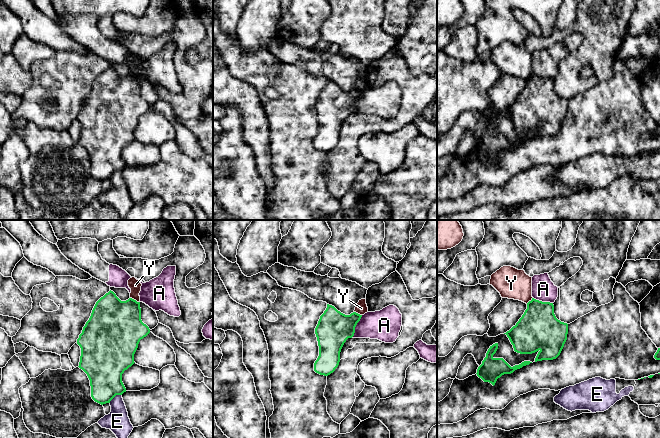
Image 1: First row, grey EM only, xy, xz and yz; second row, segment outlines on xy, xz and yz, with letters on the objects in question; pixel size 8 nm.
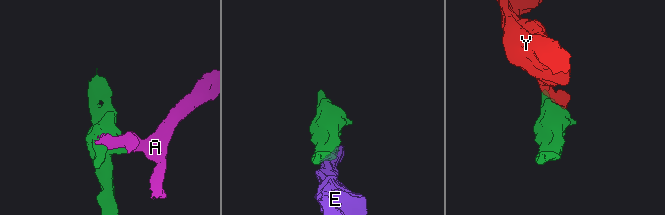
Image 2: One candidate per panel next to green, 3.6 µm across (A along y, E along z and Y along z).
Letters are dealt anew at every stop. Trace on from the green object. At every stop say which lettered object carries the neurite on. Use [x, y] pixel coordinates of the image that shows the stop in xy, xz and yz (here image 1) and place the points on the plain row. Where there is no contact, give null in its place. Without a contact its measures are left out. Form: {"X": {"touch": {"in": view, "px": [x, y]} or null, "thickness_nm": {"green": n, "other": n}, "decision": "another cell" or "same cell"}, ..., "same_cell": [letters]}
{"A": {"touch": {"in": "xz", "px": [355, 102]}, "thickness_nm": {"green": 280, "other": 260}, "decision": "another cell"}, "E": {"touch": {"in": "xy", "px": [115, 171]}, "thickness_nm": {"green": 320, "other": 180}, "decision": "another cell"}, "Y": {"touch": {"in": "xy", "px": [135, 76]}, "thickness_nm": {"green": 400, "other": 100}, "decision": "another cell"}, "same_cell": []}

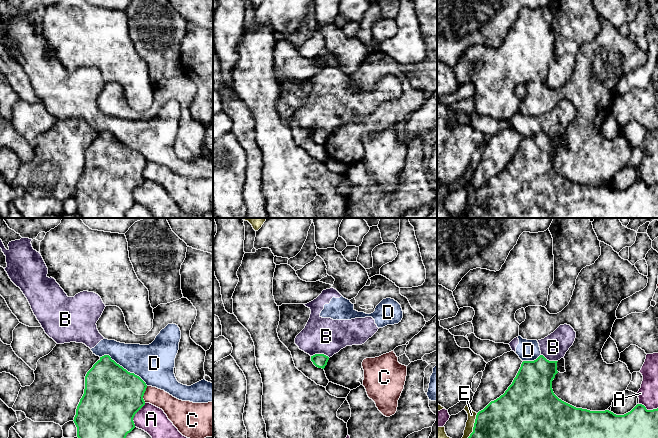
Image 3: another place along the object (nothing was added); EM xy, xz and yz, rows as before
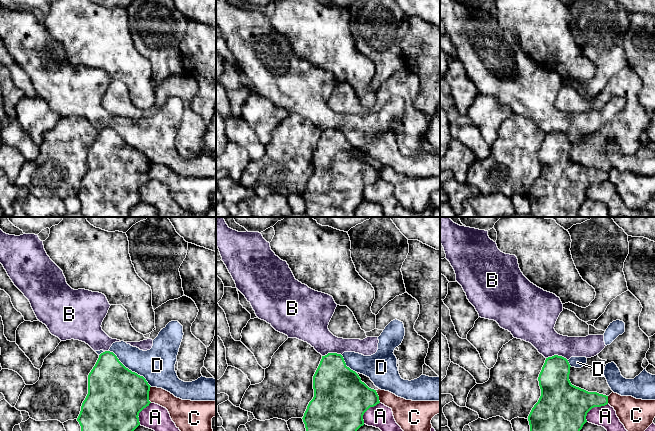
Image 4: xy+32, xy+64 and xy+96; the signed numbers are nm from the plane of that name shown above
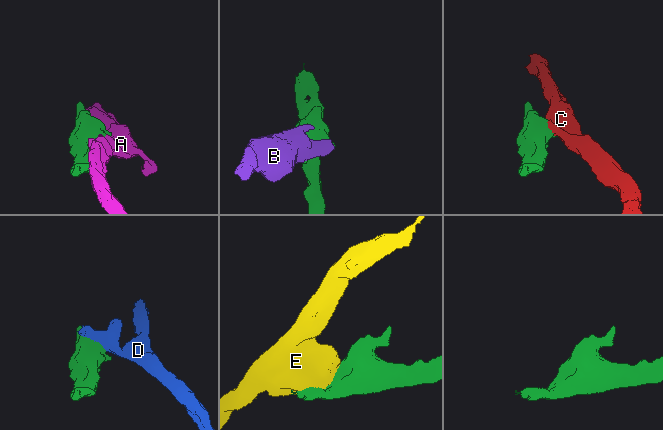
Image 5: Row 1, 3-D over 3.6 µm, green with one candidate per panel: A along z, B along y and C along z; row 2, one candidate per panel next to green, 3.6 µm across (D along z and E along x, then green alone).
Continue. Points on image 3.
{"A": {"touch": {"in": "xy", "px": [134, 191]}, "thickness_nm": {"green": 460, "other": 220}, "decision": "another cell"}, "B": {"touch": {"in": "xz", "px": [320, 130]}, "thickness_nm": {"green": 110, "other": 300}, "decision": "another cell"}, "C": {"touch": {"in": "xy", "px": [143, 170]}, "thickness_nm": {"green": 460, "other": 150}, "decision": "another cell"}, "D": {"touch": {"in": "xy", "px": [123, 144]}, "thickness_nm": {"green": 460, "other": 320}, "decision": "another cell"}, "E": {"touch": {"in": "yz", "px": [473, 203]}, "thickness_nm": {"green": 500, "other": 90}, "decision": "another cell"}, "same_cell": []}

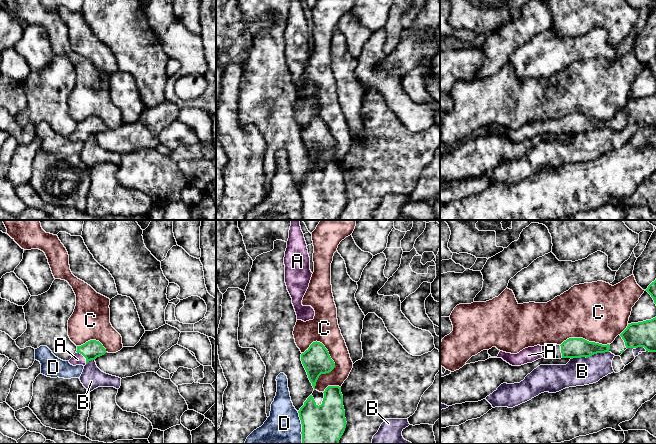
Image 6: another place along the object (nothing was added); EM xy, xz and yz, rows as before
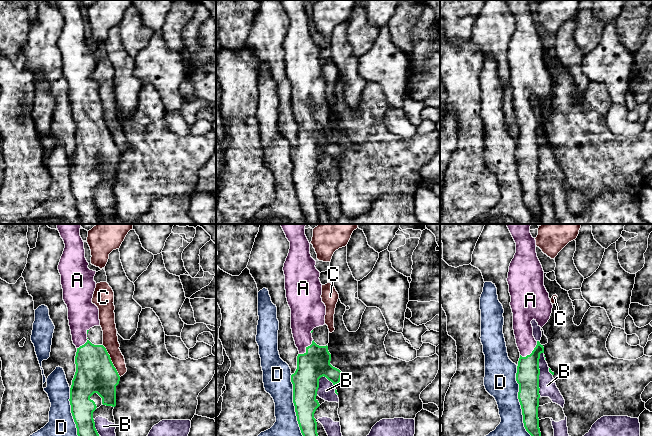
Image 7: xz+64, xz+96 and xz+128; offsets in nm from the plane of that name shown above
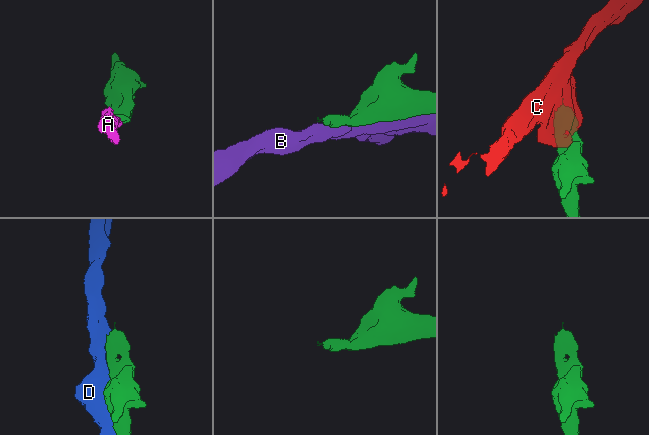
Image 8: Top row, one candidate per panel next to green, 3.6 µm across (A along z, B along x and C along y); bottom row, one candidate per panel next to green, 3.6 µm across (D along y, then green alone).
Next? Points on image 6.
{"A": {"touch": {"in": "xy", "px": [83, 131]}, "thickness_nm": {"green": 150, "other": 100}, "decision": "same cell"}, "B": {"touch": {"in": "yz", "px": [589, 132]}, "thickness_nm": {"green": 160, "other": 220}, "decision": "another cell"}, "C": {"touch": {"in": "xz", "px": [334, 142]}, "thickness_nm": {"green": 220, "other": 180}, "decision": "another cell"}, "D": {"touch": {"in": "xz", "px": [302, 203]}, "thickness_nm": {"green": 340, "other": 380}, "decision": "another cell"}, "same_cell": ["A"]}

